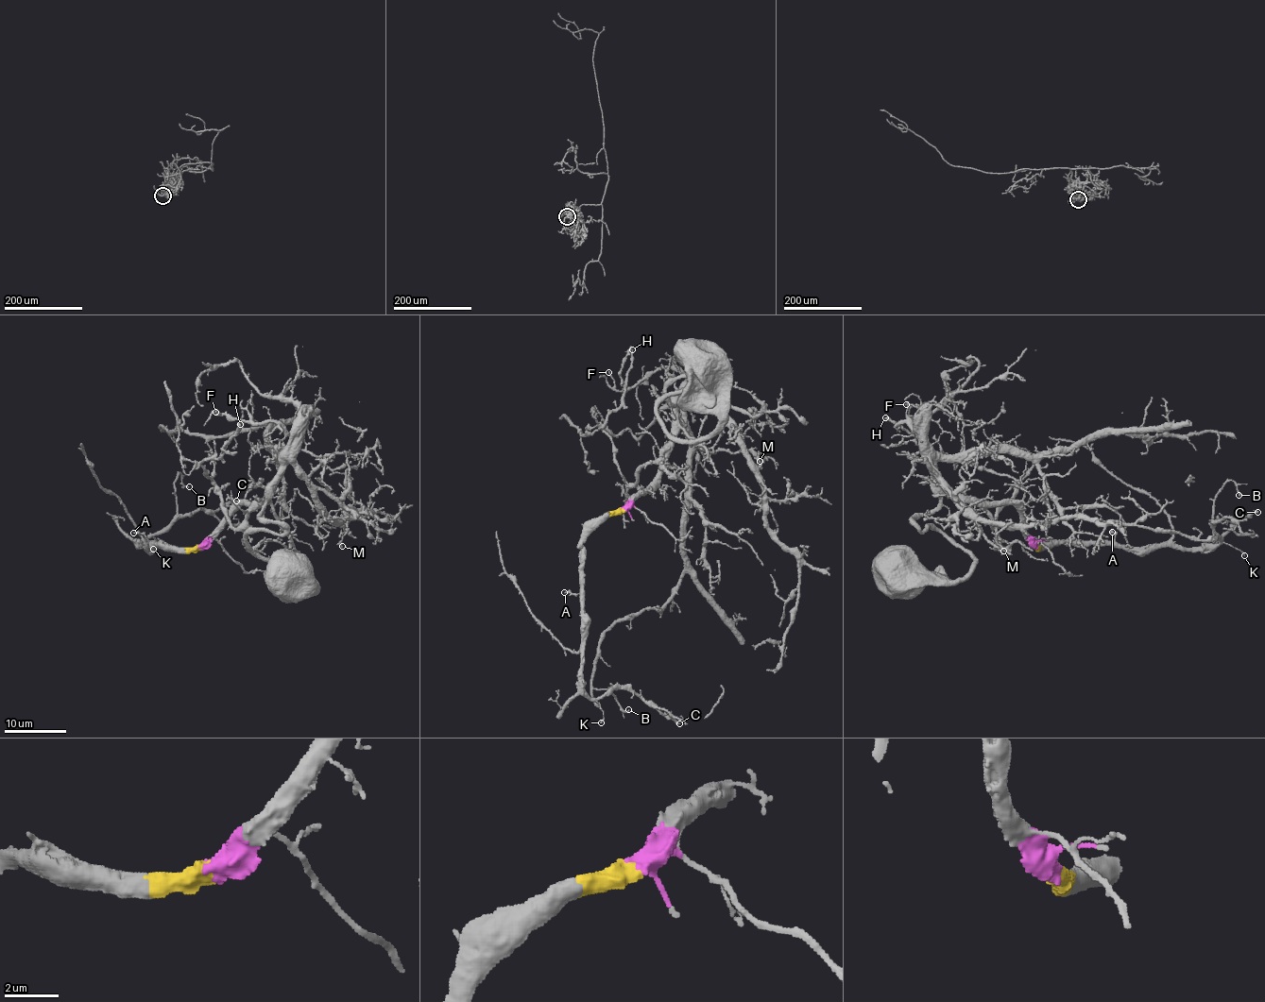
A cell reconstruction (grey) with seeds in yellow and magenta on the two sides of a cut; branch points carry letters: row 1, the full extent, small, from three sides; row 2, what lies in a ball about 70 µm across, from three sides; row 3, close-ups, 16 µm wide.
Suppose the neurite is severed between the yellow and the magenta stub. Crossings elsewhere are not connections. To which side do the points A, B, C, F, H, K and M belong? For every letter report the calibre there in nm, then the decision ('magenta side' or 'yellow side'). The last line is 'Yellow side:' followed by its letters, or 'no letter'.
A: calibre 240 nm; yellow side
B: calibre 170 nm; yellow side
C: calibre 240 nm; yellow side
F: calibre 170 nm; magenta side
H: calibre 320 nm; magenta side
K: calibre 140 nm; yellow side
M: calibre 240 nm; magenta side
Yellow side: A, B, C, K

